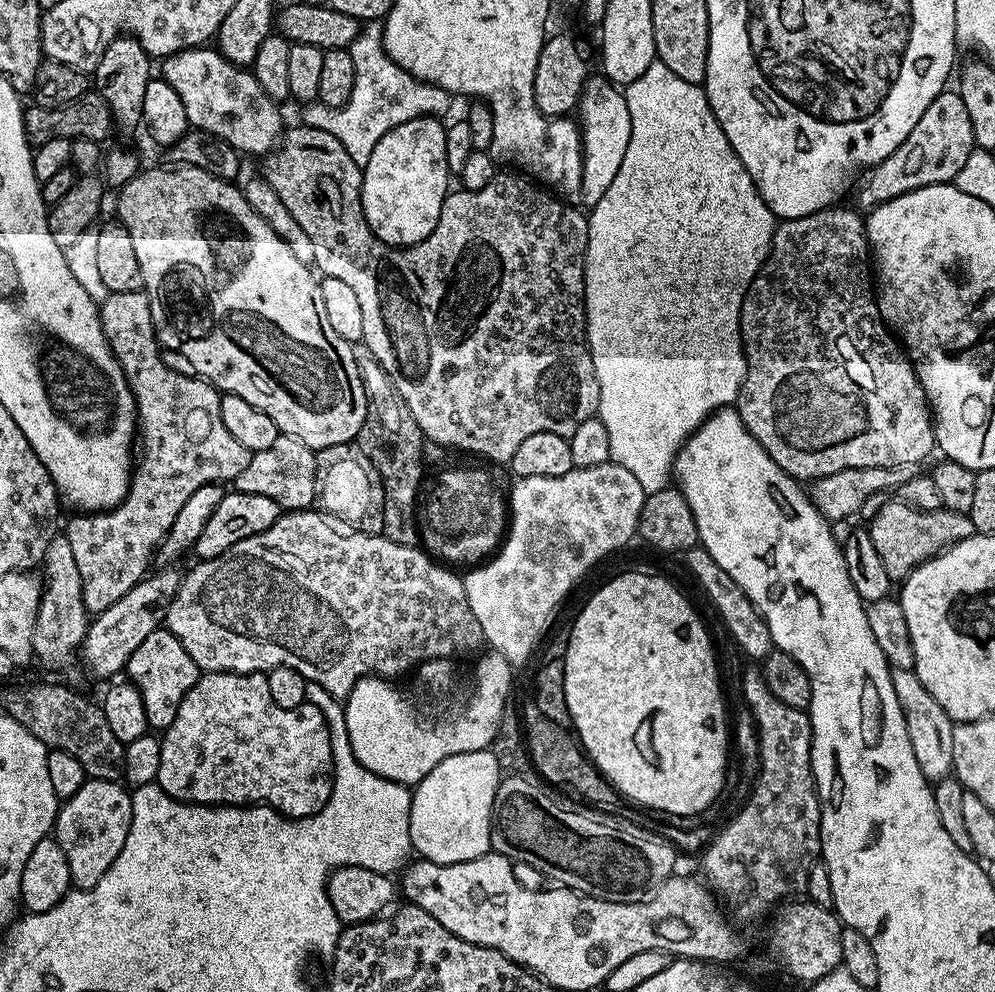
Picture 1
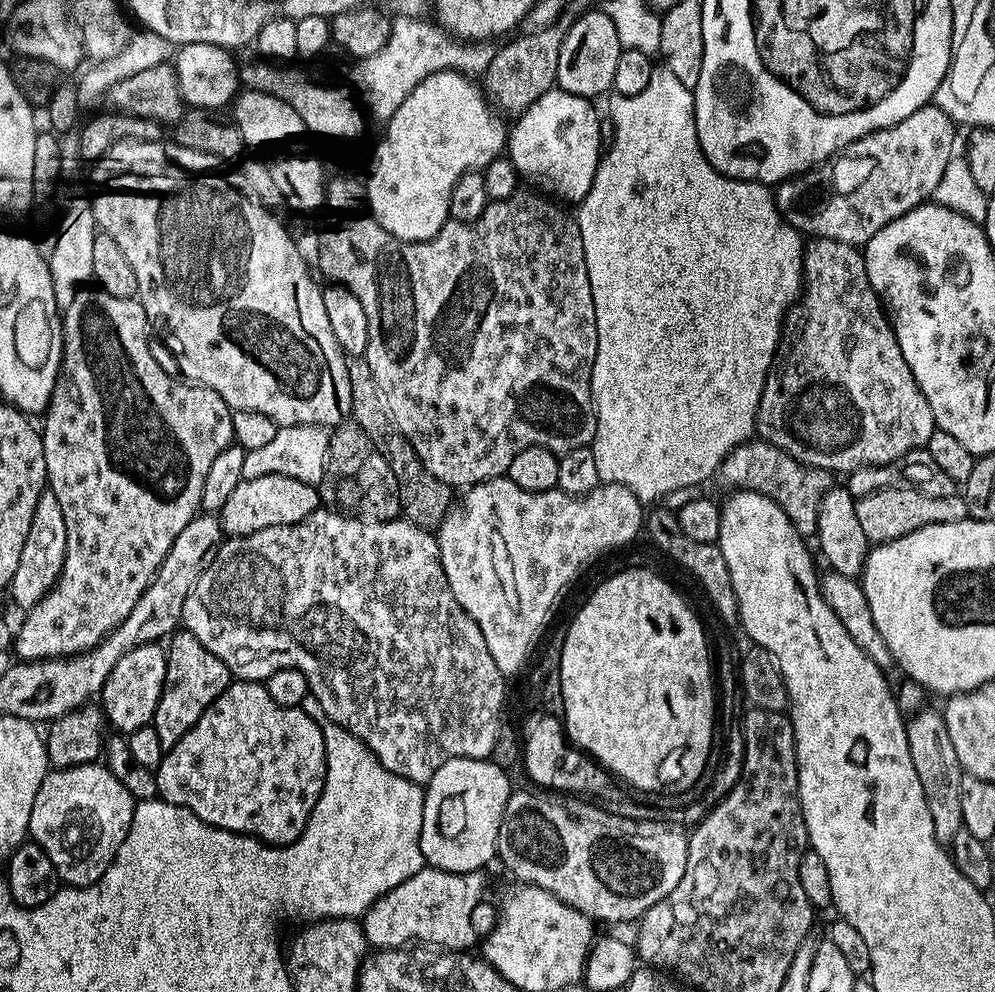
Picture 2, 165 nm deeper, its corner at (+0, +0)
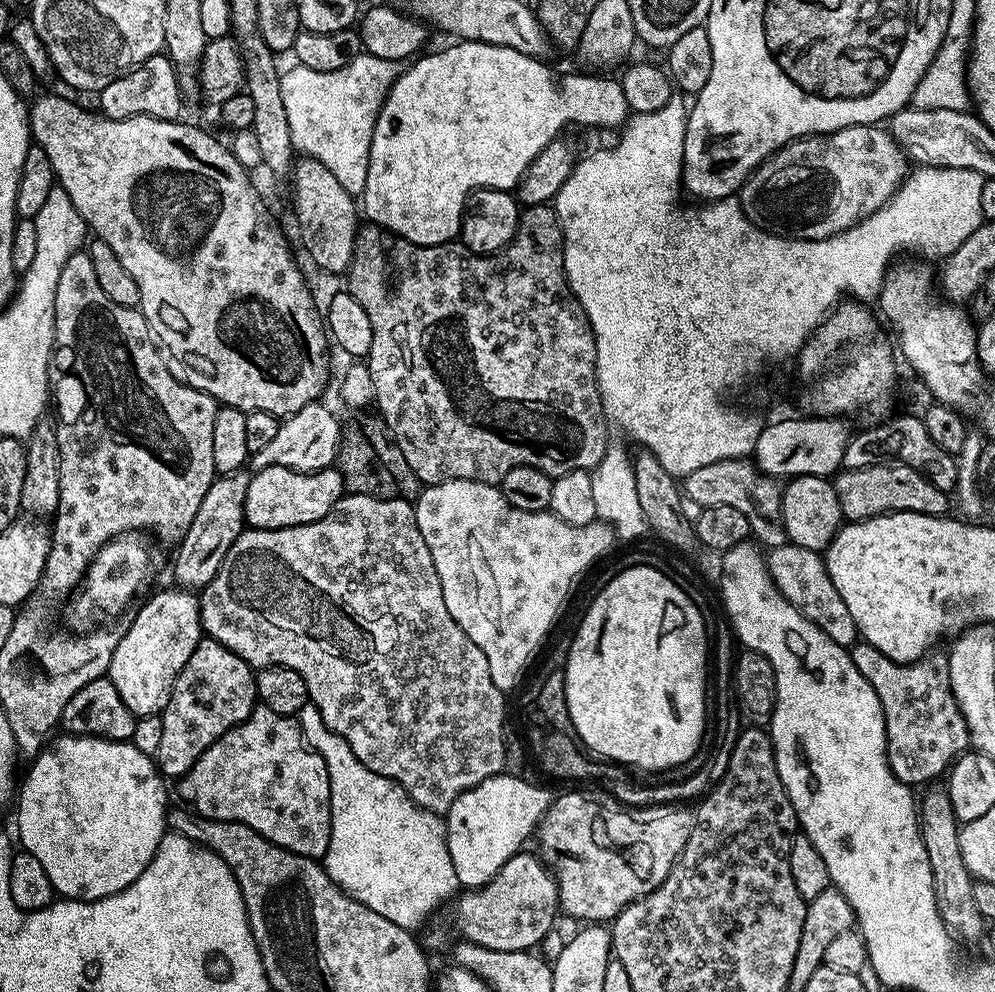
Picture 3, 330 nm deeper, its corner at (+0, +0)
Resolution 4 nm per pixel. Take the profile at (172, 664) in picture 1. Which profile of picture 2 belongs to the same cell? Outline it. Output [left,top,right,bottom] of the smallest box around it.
[151,630,234,750]

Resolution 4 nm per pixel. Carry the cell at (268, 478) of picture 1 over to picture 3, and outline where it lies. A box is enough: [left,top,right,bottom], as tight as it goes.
[250,402,341,472]

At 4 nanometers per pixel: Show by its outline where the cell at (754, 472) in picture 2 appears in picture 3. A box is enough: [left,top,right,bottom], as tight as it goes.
[682,459,789,550]

